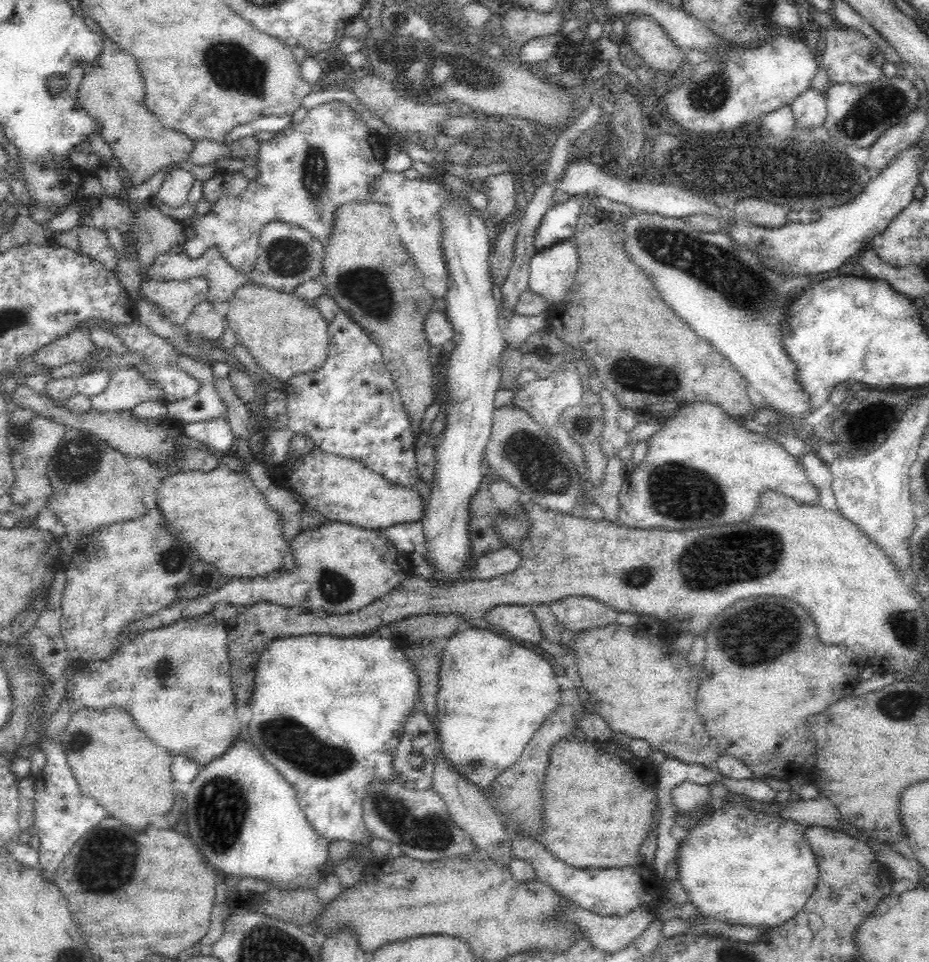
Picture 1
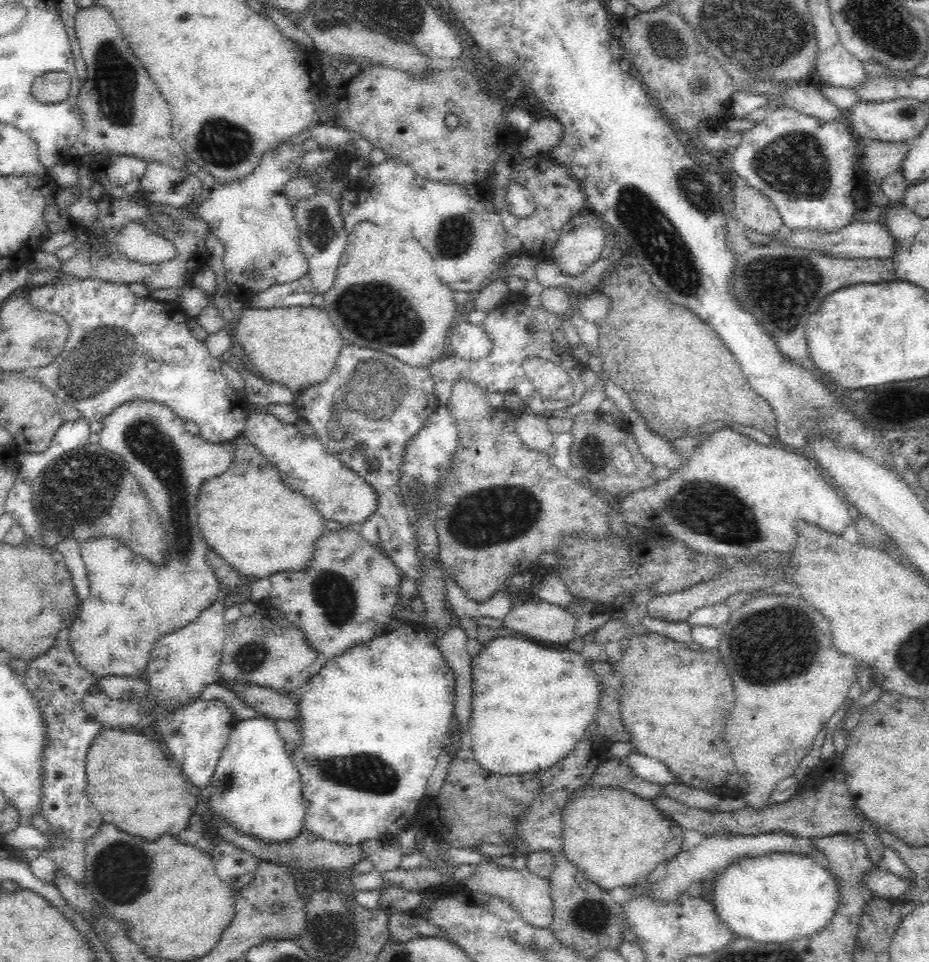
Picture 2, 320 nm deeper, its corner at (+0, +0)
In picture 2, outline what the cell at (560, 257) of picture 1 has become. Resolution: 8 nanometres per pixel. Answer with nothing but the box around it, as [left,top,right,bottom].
[551,214,609,276]

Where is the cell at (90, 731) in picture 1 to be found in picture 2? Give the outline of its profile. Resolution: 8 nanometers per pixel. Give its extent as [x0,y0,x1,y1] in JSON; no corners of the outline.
[86,726,192,840]

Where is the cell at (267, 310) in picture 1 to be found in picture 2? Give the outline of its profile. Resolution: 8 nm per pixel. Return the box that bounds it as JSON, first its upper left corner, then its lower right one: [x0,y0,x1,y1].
[231,303,345,394]

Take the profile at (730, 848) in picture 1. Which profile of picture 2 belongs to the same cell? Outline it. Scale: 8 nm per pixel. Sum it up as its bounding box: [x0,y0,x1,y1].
[712,853,840,944]

